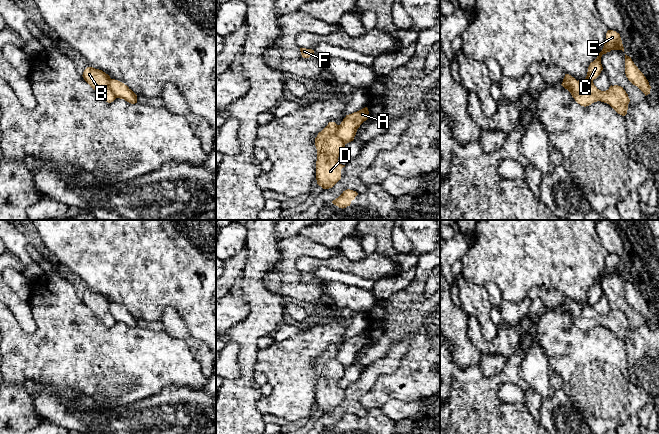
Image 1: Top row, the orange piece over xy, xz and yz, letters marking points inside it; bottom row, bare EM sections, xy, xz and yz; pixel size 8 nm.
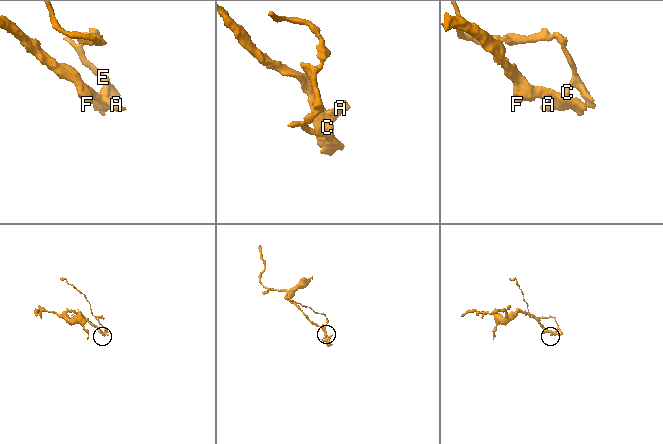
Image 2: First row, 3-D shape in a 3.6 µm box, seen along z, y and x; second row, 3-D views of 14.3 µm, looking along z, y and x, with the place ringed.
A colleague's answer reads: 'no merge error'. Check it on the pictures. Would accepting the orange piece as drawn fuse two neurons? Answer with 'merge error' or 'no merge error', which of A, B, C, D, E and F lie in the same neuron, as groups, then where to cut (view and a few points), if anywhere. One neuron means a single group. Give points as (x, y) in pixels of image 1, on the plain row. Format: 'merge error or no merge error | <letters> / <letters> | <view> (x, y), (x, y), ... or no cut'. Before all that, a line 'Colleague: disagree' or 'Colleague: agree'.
Colleague: agree
no merge error | A B C D E F | no cut

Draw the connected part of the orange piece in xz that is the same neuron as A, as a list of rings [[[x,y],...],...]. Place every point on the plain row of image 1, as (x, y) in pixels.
[[[368,332],[346,339],[340,349],[329,346],[315,362],[317,373],[316,404],[323,413],[332,412],[341,403],[341,393],[345,391],[338,386],[345,369],[354,364],[357,353],[368,343]]]

